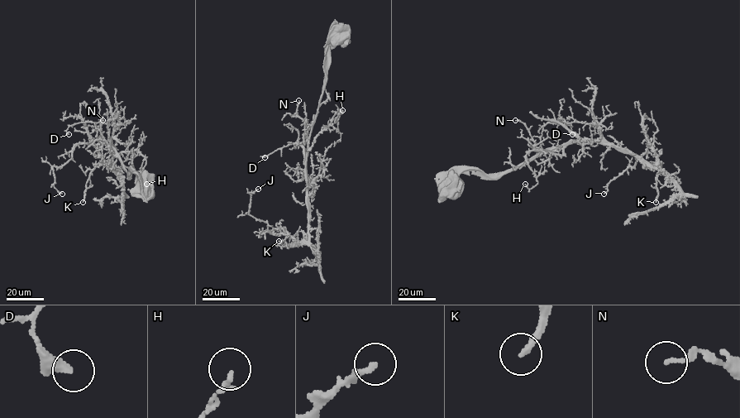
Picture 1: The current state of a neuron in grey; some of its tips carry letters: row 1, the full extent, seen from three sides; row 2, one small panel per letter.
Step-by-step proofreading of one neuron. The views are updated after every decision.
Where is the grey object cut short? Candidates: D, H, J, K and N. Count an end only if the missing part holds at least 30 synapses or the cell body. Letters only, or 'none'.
none

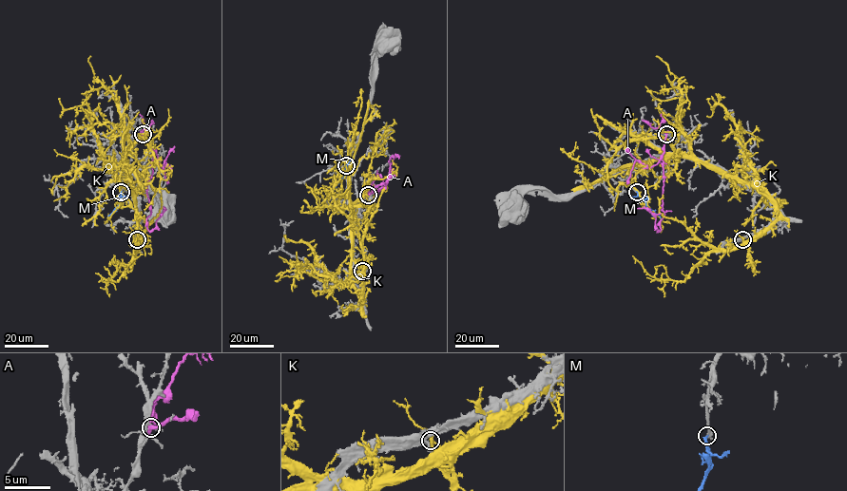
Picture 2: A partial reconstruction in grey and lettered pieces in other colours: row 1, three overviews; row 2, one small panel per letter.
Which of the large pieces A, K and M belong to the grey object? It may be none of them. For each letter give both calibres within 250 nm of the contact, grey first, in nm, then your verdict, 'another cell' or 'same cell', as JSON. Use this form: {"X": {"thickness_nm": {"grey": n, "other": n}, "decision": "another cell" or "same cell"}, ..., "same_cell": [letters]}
{"A": {"thickness_nm": {"grey": 190, "other": 300}, "decision": "another cell"}, "K": {"thickness_nm": {"grey": 440, "other": 220}, "decision": "another cell"}, "M": {"thickness_nm": {"grey": 320, "other": 280}, "decision": "same cell"}, "same_cell": ["M"]}

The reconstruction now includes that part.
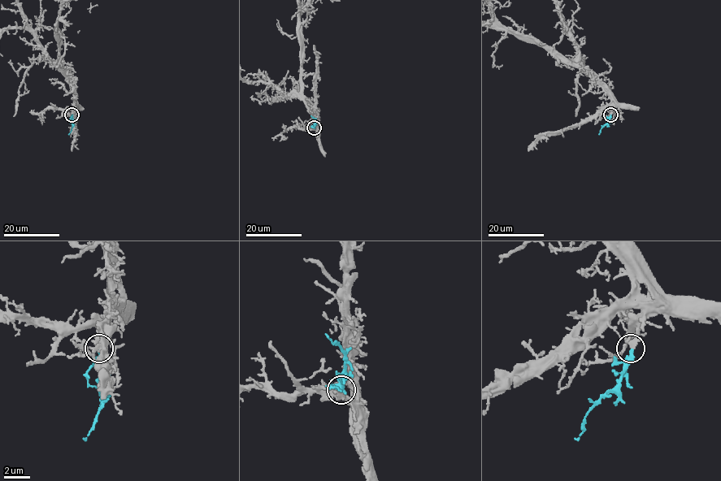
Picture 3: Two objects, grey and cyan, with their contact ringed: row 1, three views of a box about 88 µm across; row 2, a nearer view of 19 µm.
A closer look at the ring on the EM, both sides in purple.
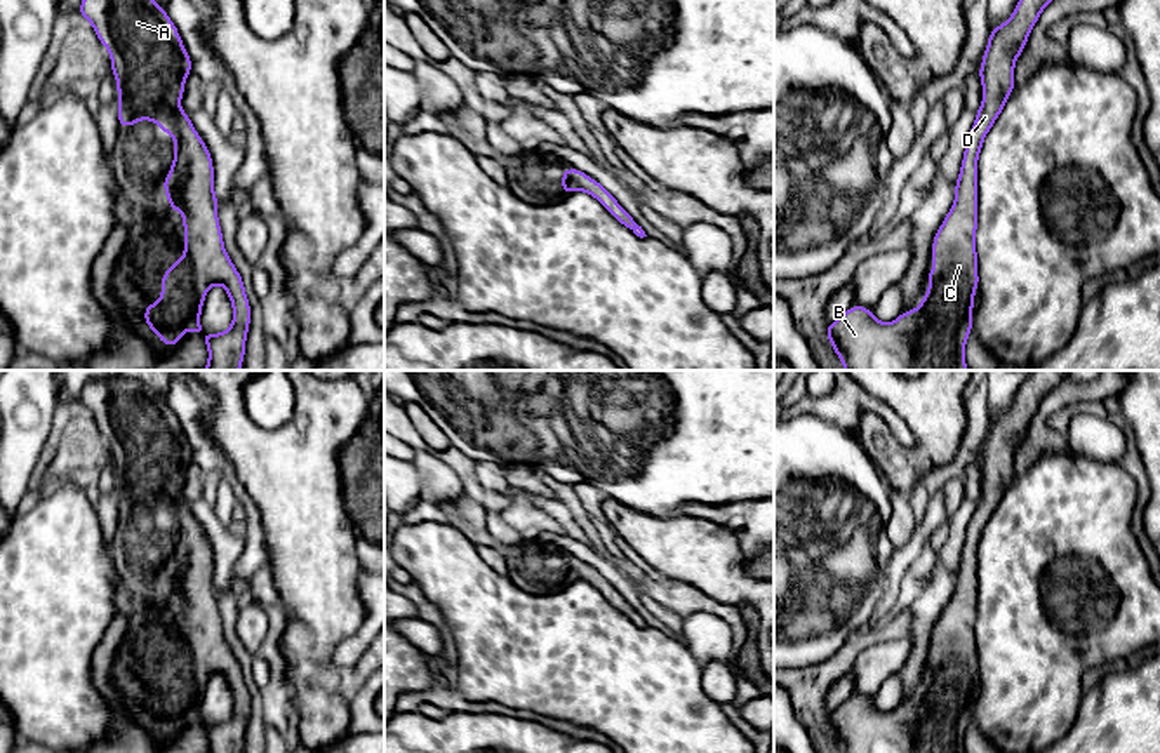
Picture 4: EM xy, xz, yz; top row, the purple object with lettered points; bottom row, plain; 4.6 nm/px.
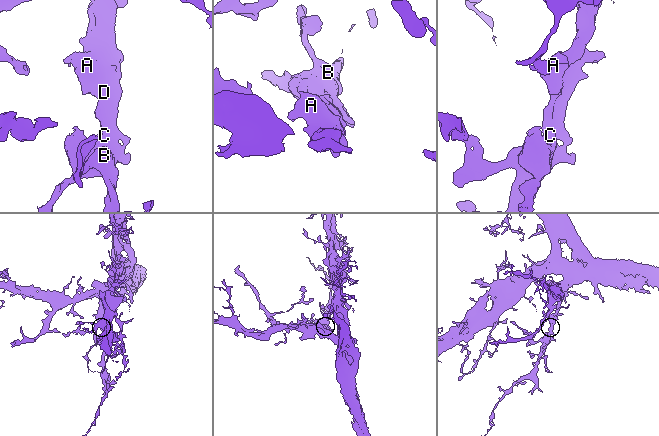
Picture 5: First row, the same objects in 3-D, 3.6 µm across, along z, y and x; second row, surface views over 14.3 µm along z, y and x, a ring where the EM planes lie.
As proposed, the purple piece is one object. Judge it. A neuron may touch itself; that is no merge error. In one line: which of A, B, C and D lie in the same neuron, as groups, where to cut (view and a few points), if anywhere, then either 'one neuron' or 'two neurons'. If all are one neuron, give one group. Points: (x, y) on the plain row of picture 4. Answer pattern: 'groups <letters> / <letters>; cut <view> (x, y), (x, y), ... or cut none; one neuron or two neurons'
groups A B C D; cut none; one neuron

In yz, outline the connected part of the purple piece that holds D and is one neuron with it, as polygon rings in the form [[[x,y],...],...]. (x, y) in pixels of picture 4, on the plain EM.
[[[1028,370],[1014,403],[998,417],[990,419],[990,430],[977,466],[983,471],[983,494],[976,501],[976,511],[967,527],[963,551],[955,591],[934,624],[932,649],[936,654],[927,663],[929,680],[915,701],[906,699],[892,713],[877,710],[870,697],[854,694],[831,715],[826,715],[828,729],[842,753],[965,753],[963,737],[972,722],[974,682],[979,675],[977,642],[974,626],[977,619],[977,548],[983,529],[1002,503],[1016,476],[1014,454],[1021,445],[1030,421],[1047,393],[1056,390],[1071,370]]]

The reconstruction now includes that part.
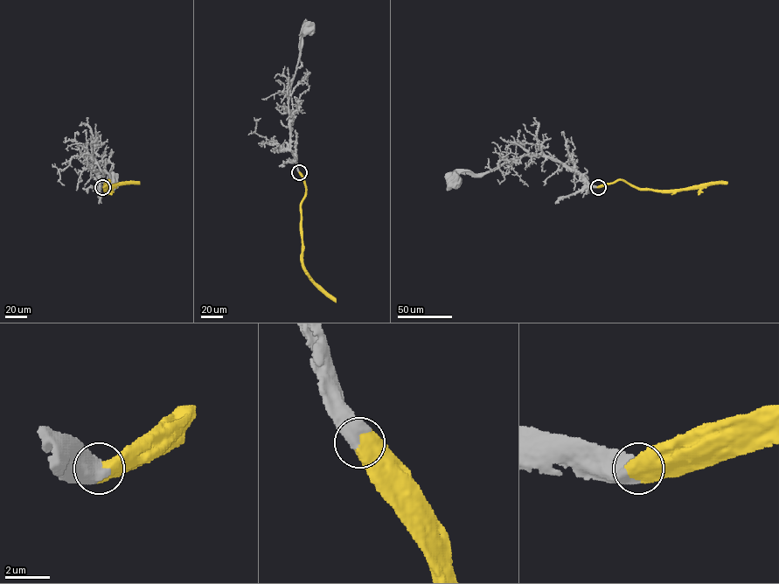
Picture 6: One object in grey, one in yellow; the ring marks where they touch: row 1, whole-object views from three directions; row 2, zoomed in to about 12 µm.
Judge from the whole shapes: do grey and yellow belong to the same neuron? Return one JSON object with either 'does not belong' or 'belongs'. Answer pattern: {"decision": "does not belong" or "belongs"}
{"decision": "belongs"}

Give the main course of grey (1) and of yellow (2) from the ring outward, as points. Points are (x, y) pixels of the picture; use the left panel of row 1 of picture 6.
1: (102, 187), (94, 171), (92, 155), (102, 173), (107, 170), (112, 183)
2: (102, 187), (108, 179), (105, 184), (105, 191), (118, 184), (140, 182)

